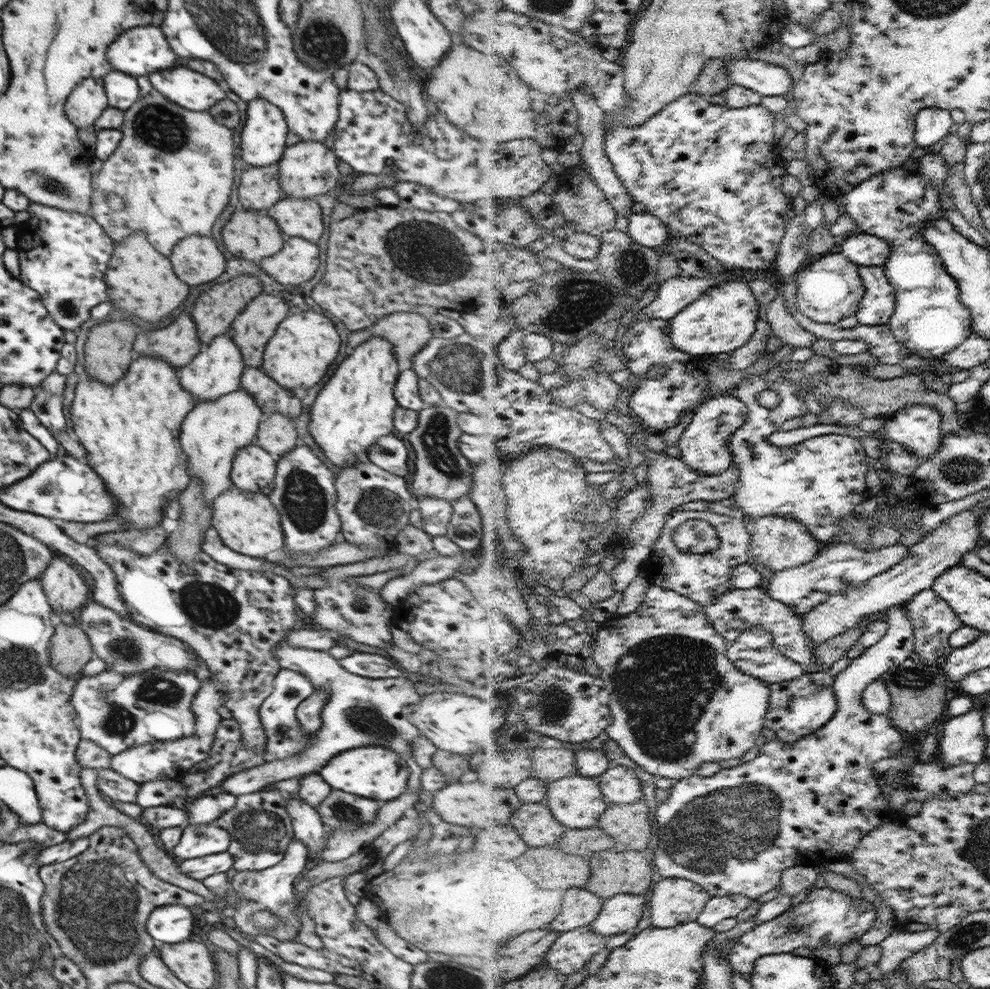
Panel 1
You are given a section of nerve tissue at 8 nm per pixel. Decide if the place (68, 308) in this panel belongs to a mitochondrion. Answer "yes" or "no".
yes

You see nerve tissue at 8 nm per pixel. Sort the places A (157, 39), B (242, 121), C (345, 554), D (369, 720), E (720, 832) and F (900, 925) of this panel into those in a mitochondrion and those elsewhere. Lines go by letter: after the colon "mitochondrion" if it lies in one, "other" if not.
A: other
B: other
C: other
D: mitochondrion
E: mitochondrion
F: other

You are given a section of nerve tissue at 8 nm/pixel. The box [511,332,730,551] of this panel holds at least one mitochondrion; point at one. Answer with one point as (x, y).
(596, 363)

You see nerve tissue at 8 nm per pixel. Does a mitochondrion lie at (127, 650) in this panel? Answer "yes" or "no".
yes

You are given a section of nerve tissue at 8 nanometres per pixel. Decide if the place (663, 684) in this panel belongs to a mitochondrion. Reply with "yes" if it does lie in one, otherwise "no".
yes

